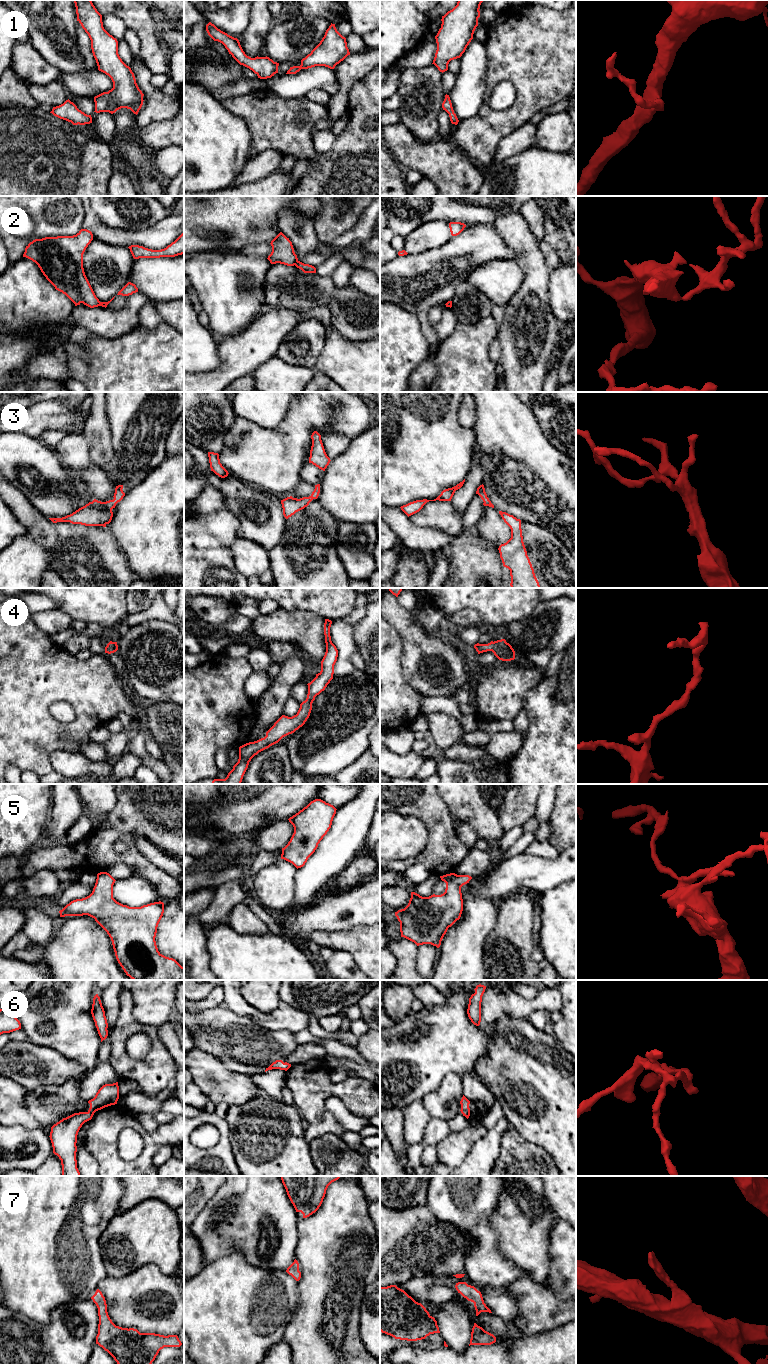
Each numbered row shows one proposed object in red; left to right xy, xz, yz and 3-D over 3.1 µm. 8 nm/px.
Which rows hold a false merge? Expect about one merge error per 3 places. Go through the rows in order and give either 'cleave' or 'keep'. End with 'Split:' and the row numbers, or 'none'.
1: keep
2: keep
3: keep
4: keep
5: keep
6: keep
7: keep
Split: none

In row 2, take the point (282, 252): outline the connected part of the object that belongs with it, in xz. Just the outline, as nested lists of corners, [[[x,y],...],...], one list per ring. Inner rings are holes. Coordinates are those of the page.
[[[280,232],[272,241],[272,252],[268,256],[271,264],[284,264],[287,266],[296,266],[304,273],[316,273],[316,268],[309,264],[300,262],[294,252],[292,242],[282,232]]]

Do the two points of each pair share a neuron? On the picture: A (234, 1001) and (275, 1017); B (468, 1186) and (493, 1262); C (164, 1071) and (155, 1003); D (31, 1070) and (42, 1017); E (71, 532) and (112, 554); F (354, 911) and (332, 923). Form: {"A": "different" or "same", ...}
{"A": "same", "B": "same", "C": "different", "D": "different", "E": "same", "F": "same"}

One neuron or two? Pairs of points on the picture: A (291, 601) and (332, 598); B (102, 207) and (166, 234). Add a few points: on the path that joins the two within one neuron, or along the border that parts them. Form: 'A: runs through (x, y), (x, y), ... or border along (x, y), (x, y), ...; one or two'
A: runs through (301, 601), (307, 601), (310, 598), (322, 598); one
B: border along (169, 213), (146, 228), (126, 230); two

